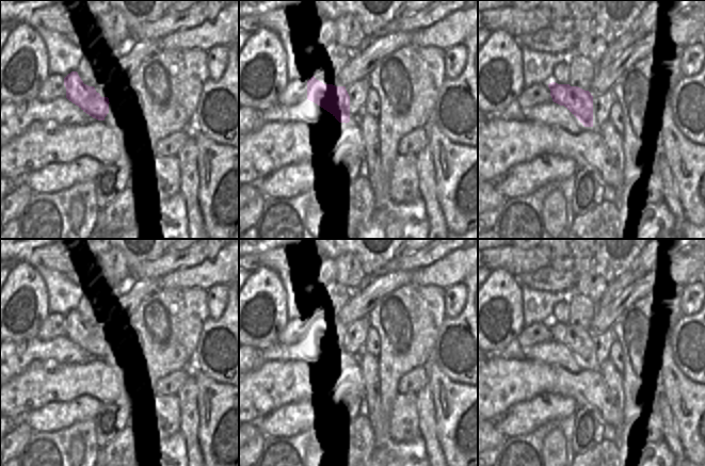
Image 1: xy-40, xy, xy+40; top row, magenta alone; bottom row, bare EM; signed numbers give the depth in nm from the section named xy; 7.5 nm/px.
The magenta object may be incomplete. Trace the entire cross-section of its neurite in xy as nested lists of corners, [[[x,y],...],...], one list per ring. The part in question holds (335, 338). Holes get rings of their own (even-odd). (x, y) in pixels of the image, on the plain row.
[[[313,315],[307,320],[307,338],[330,351],[339,361],[350,360],[350,335],[346,325],[323,323]]]

